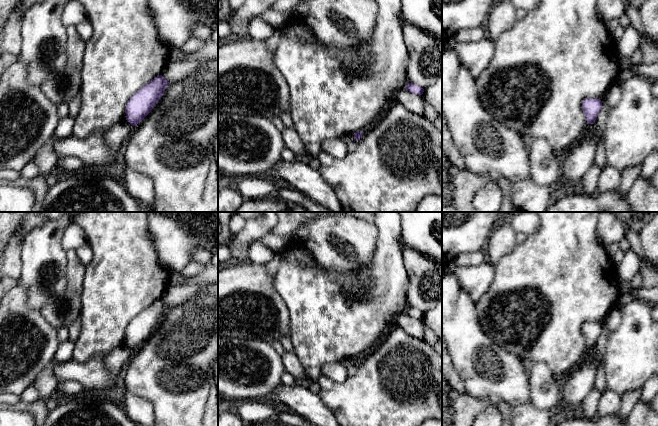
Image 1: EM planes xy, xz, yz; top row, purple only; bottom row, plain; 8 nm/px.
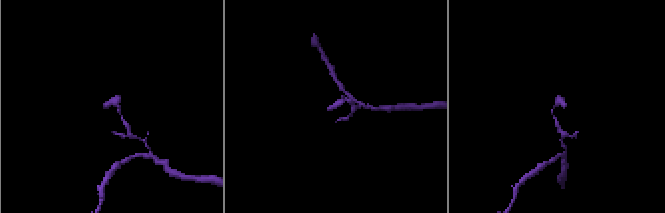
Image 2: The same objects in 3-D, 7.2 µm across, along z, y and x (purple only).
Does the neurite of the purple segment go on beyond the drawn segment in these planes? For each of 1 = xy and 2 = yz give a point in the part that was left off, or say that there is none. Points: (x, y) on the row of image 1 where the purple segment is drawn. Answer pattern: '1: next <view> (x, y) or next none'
1: next none
2: next none

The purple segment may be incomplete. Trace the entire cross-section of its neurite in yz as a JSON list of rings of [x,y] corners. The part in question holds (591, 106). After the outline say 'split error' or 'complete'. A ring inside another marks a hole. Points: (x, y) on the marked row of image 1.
[[[585,98],[582,103],[587,124],[594,124],[602,108],[602,102],[597,98]]]; complete

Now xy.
[[[158,75],[139,89],[126,104],[126,120],[136,126],[156,106],[170,84],[162,75]]]; complete

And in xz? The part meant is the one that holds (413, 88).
[[[407,83],[406,89],[409,92],[411,92],[413,94],[417,94],[417,95],[422,95],[424,92],[424,89],[421,86],[413,84],[413,83]]]; complete

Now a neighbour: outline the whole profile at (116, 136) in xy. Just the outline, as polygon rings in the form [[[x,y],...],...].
[[[124,120],[115,124],[105,133],[105,142],[114,153],[121,153],[133,126]]]

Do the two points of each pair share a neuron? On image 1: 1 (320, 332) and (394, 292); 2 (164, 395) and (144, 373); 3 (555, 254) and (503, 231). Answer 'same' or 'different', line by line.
1: same
2: same
3: different

